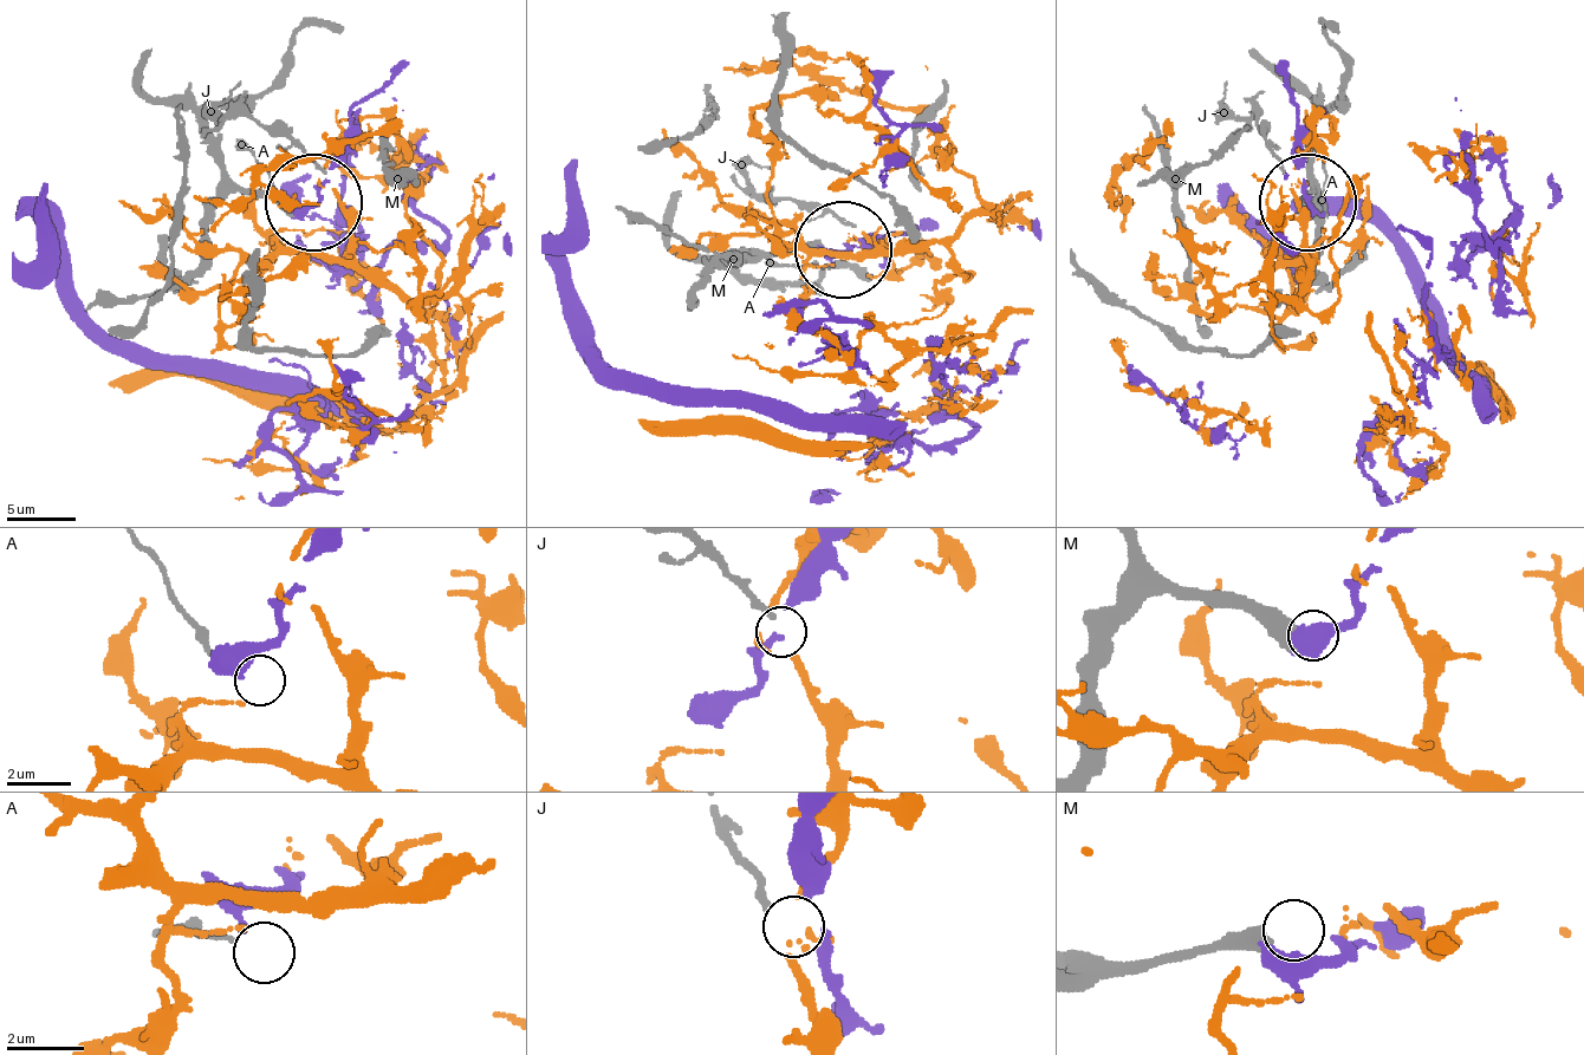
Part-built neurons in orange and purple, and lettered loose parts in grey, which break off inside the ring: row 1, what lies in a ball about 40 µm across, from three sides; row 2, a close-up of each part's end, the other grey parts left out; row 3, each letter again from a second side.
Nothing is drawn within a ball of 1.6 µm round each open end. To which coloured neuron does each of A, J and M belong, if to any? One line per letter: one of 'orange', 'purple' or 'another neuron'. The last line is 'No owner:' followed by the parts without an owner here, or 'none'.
A: another neuron
J: orange
M: another neuron
No owner: A, M

